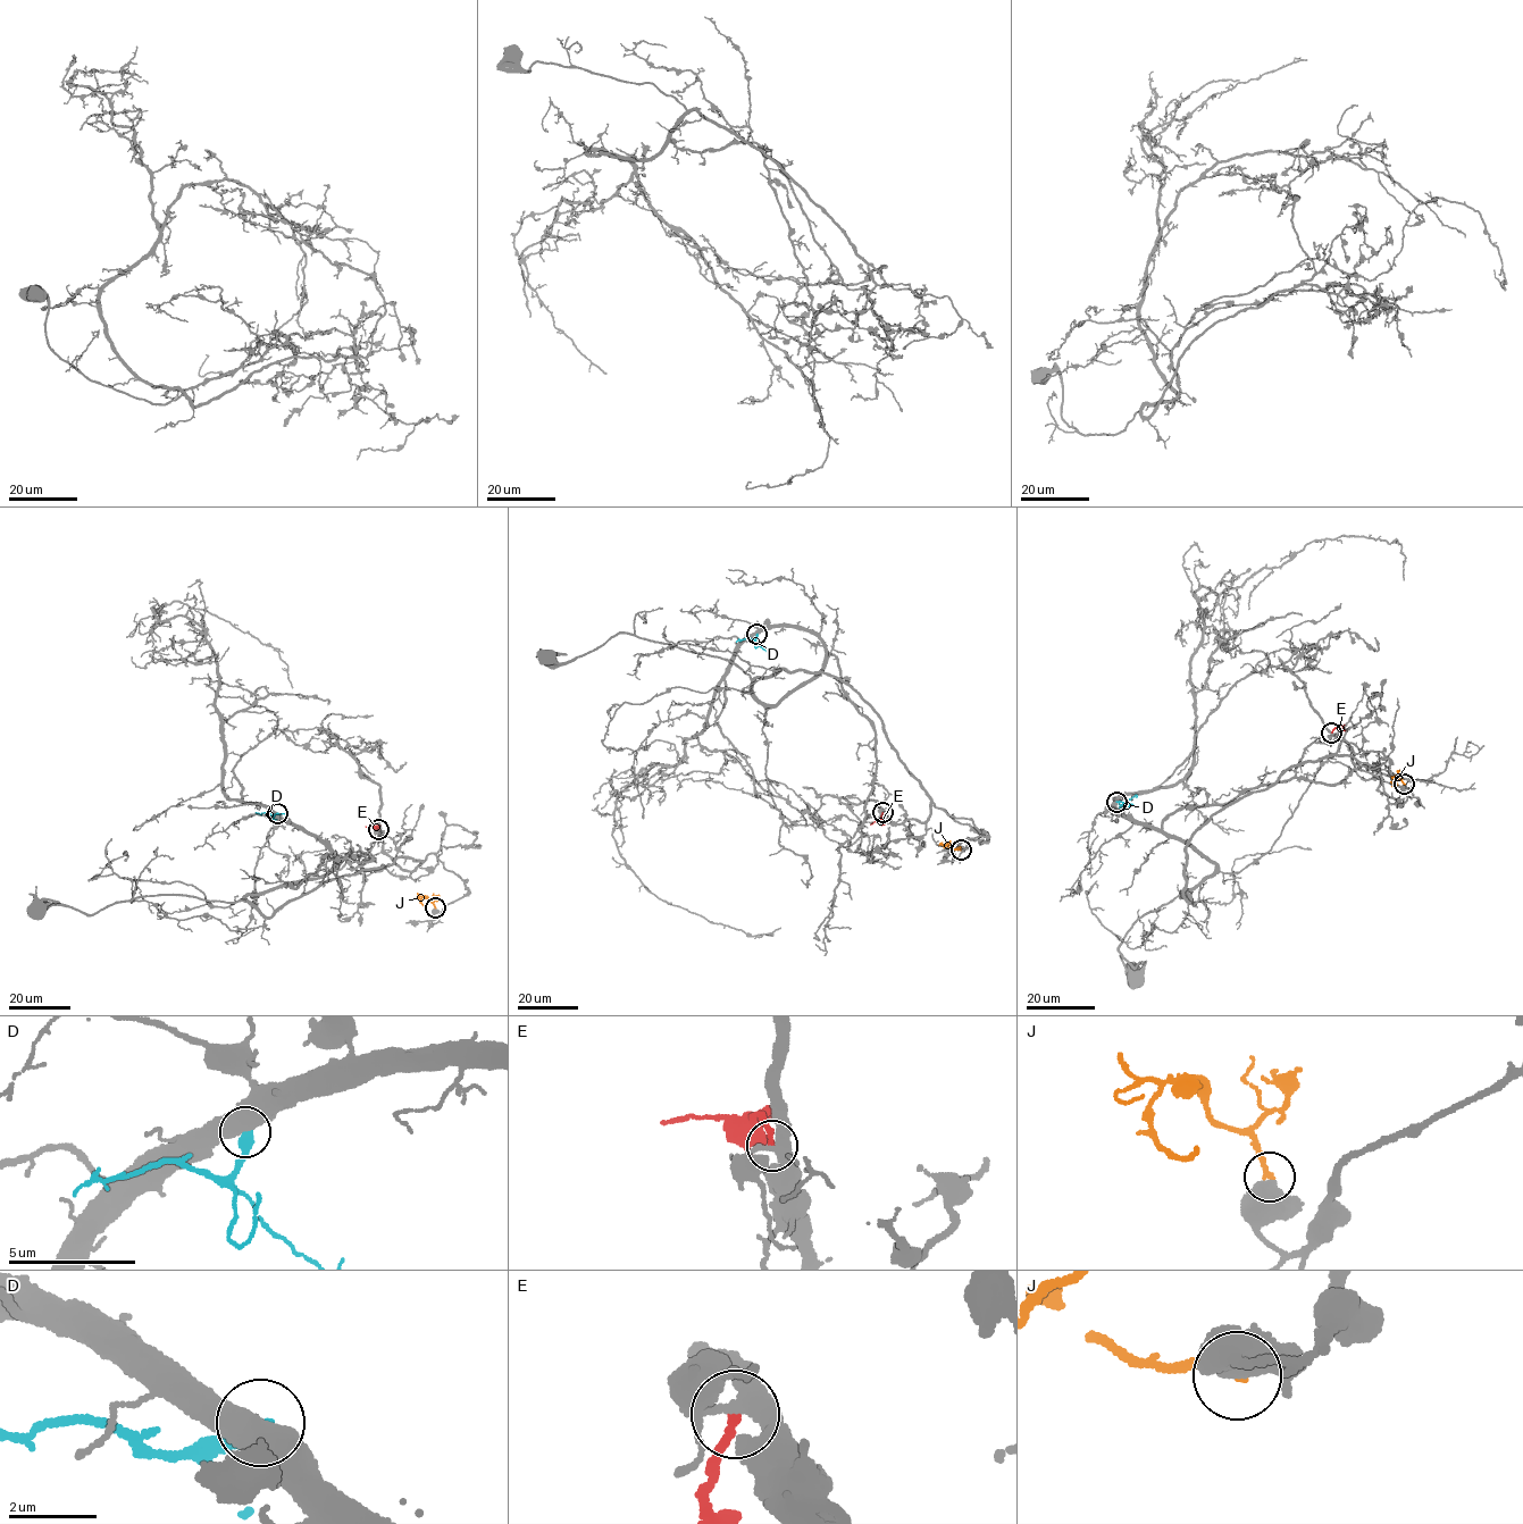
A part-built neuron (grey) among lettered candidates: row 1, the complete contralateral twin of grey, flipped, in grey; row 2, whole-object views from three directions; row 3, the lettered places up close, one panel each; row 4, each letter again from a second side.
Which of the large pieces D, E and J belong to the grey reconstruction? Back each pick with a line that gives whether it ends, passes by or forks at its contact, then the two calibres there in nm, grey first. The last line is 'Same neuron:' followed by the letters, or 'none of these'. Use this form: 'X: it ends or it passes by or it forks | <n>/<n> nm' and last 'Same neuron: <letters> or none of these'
Same neuron: none of these

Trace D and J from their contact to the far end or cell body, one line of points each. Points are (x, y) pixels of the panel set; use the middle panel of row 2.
D: (756, 635), (754, 639), (745, 637), (736, 642)
J: (960, 850), (944, 846), (950, 840)

